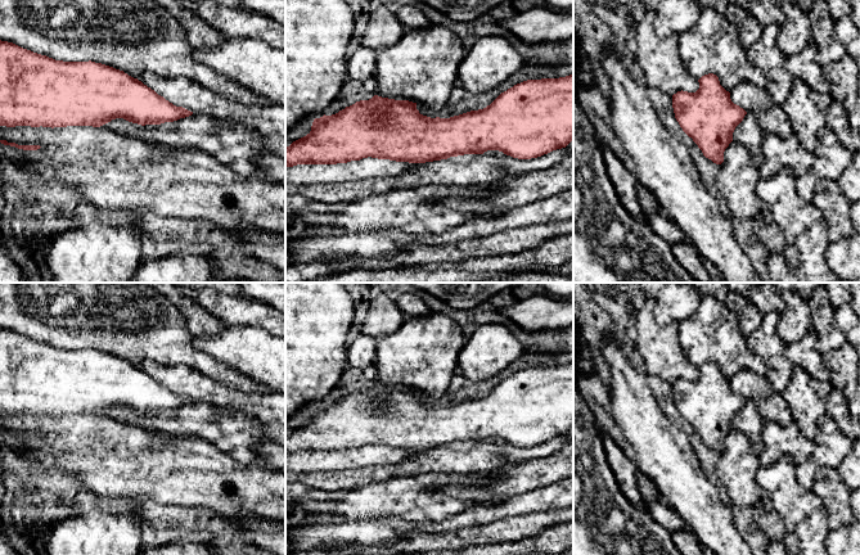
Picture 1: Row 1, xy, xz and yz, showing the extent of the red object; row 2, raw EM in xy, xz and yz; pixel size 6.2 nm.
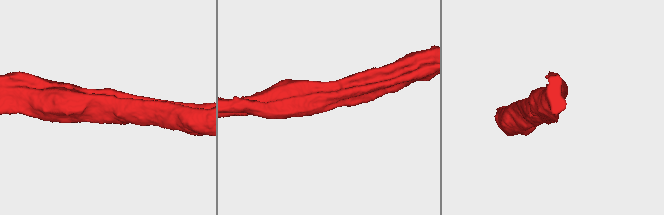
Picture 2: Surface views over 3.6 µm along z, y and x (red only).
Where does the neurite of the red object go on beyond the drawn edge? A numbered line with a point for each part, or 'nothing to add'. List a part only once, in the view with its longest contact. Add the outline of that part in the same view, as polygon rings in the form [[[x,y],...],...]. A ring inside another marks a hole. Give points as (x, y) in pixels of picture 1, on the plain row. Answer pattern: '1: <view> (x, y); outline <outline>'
nothing to add

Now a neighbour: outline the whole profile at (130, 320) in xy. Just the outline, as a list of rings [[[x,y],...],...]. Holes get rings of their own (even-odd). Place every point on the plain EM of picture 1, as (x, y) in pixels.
[[[0,283],[0,328],[63,349],[95,349],[123,358],[134,366],[152,361],[161,366],[184,366],[247,393],[274,393],[255,380],[226,367],[193,346],[194,337],[179,308],[148,283]]]

